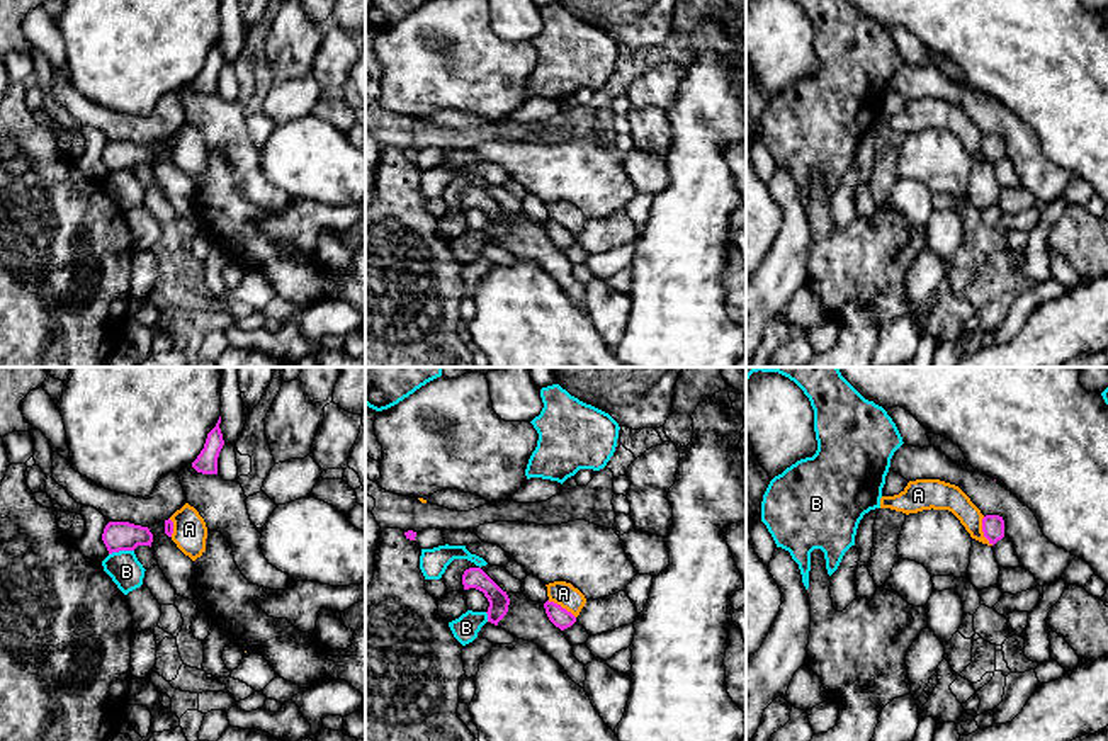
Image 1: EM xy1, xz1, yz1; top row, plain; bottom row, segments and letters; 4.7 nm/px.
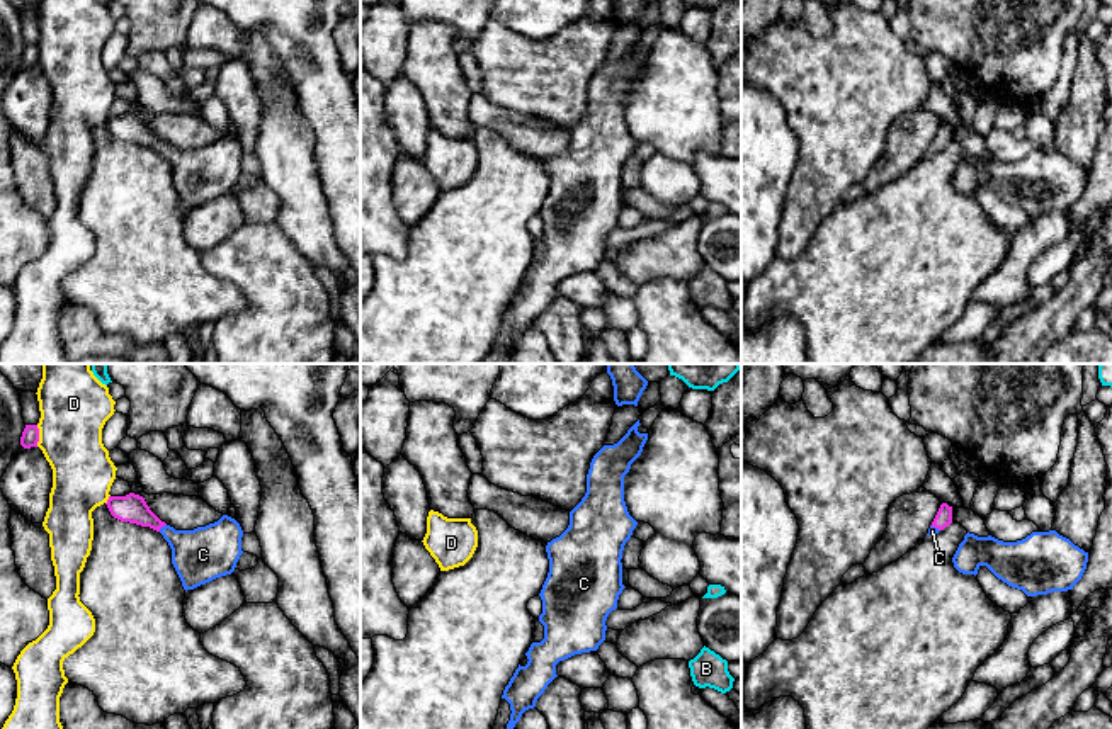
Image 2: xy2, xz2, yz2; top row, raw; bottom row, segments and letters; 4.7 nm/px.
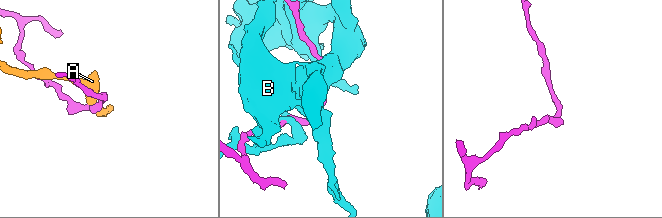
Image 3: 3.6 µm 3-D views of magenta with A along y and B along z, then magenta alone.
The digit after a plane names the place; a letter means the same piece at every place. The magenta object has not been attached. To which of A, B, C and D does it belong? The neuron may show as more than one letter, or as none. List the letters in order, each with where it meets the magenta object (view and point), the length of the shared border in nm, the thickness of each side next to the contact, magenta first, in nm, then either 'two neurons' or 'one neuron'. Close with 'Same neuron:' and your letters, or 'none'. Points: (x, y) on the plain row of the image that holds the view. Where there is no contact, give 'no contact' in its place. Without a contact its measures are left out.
A: yz1 (983, 150) | 140 nm | 110/130 nm | two neurons
B: xy1 (121, 169) | 120 nm | 140/160 nm | two neurons
C: xy2 (162, 145) | 50 nm | 140/260 nm | one neuron
D: xy2 (38, 55) | 100 nm | 80/300 nm | two neurons
Same neuron: C

